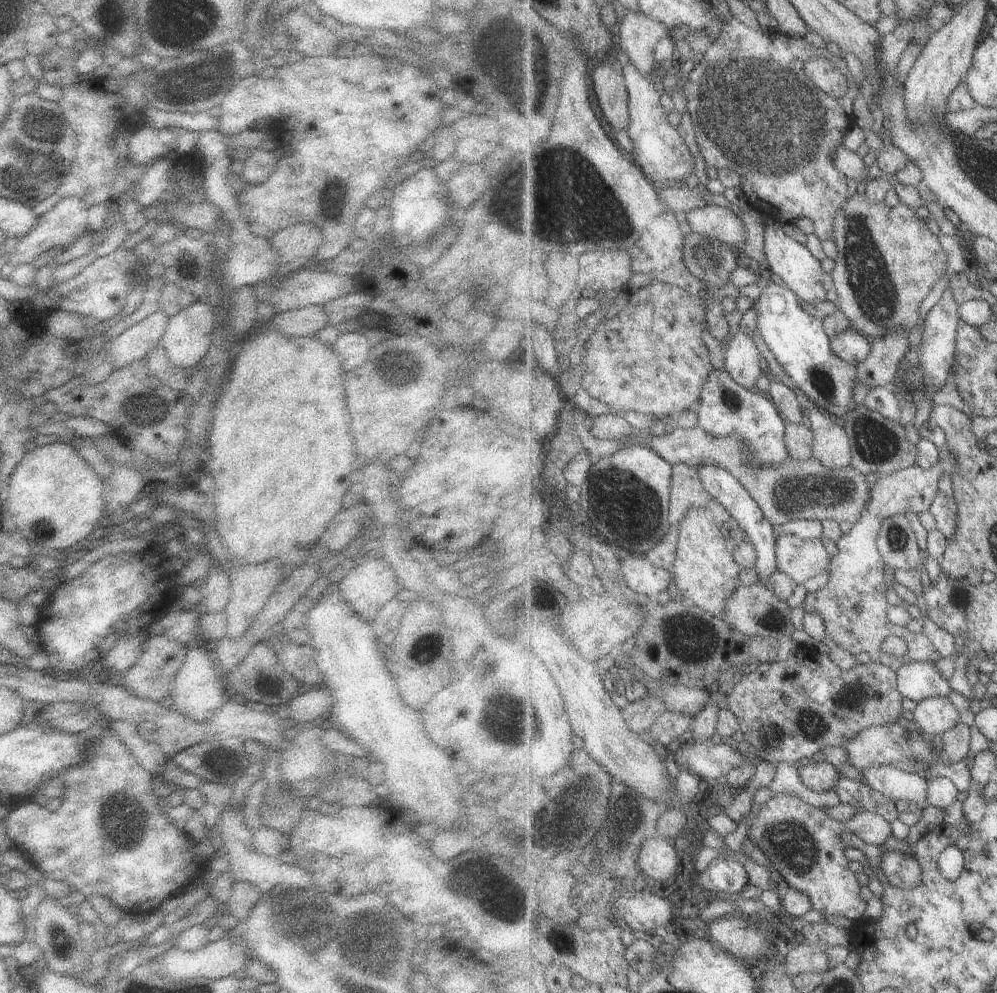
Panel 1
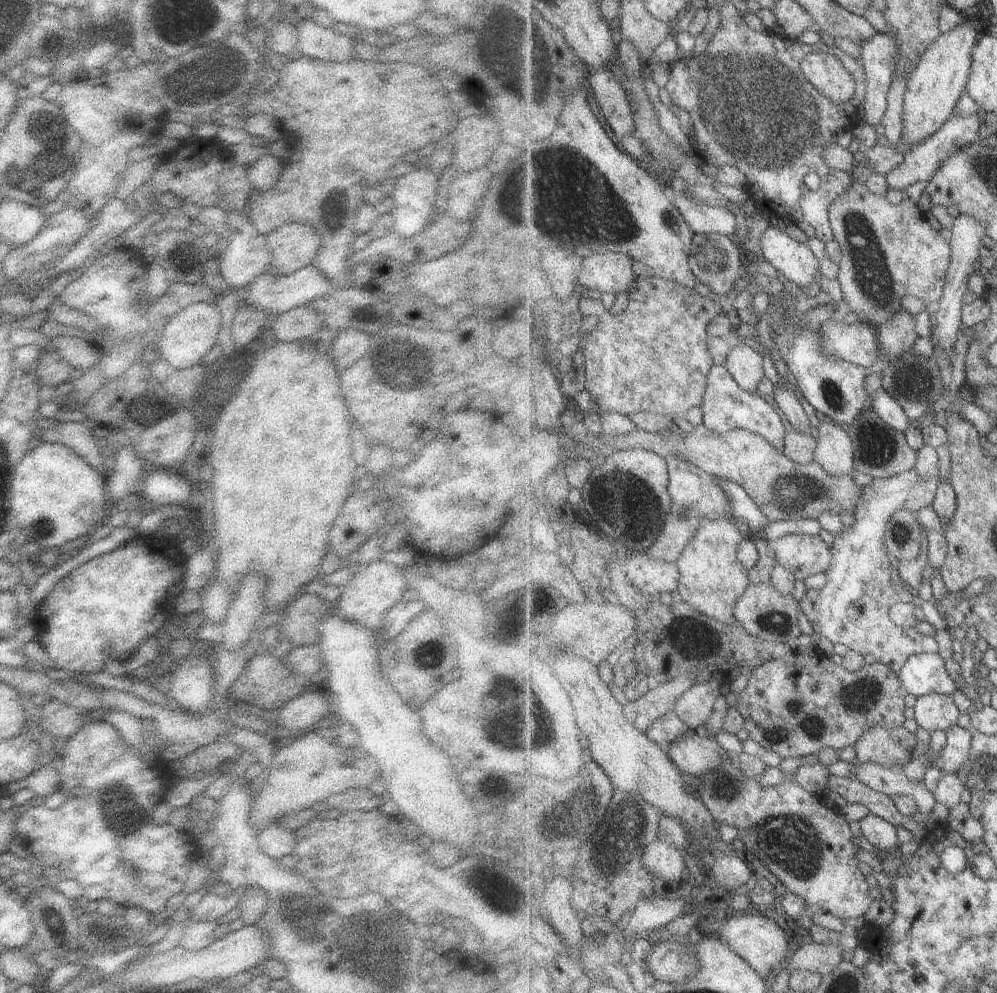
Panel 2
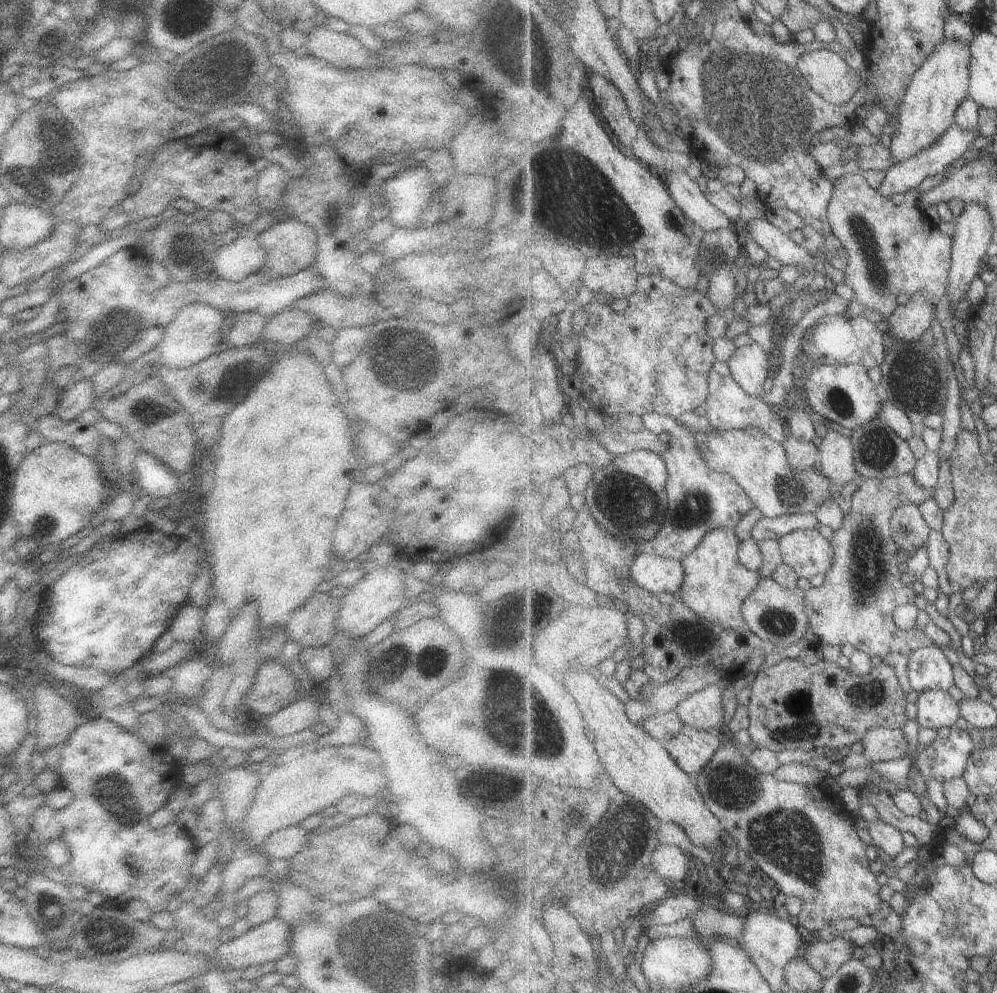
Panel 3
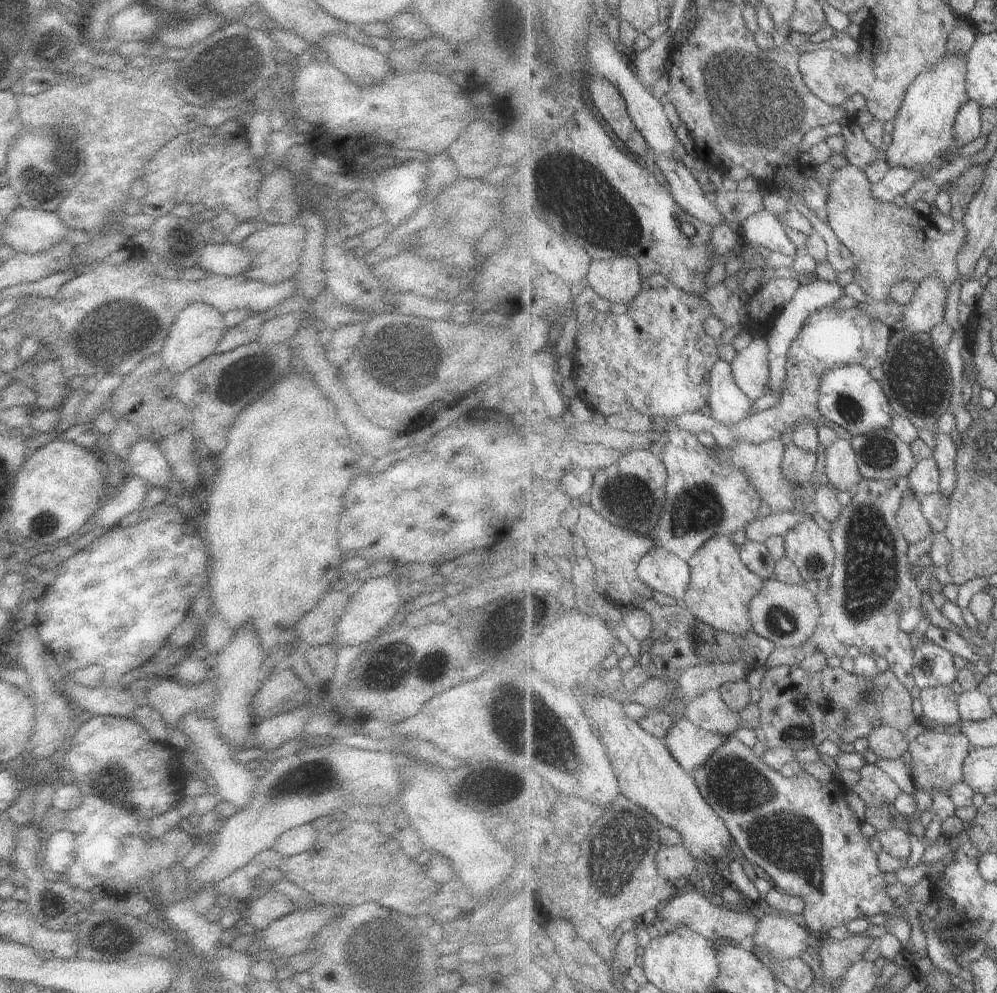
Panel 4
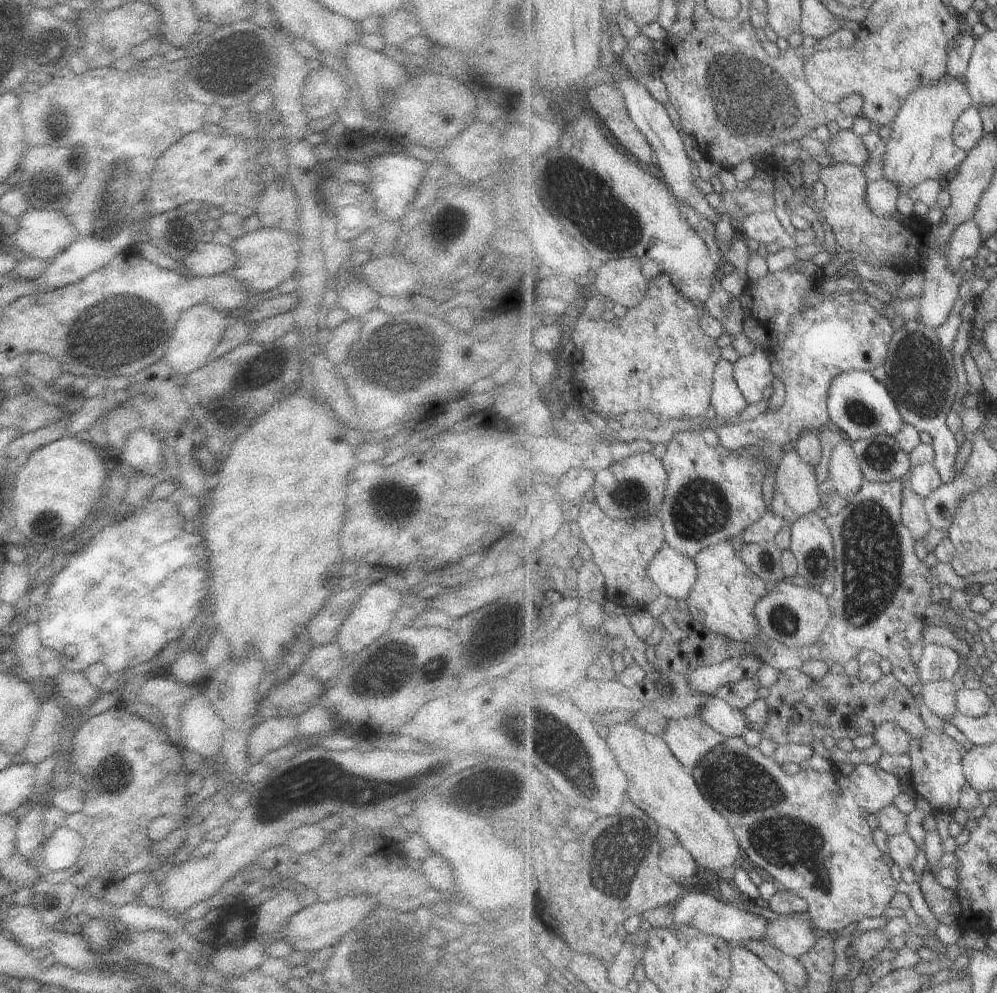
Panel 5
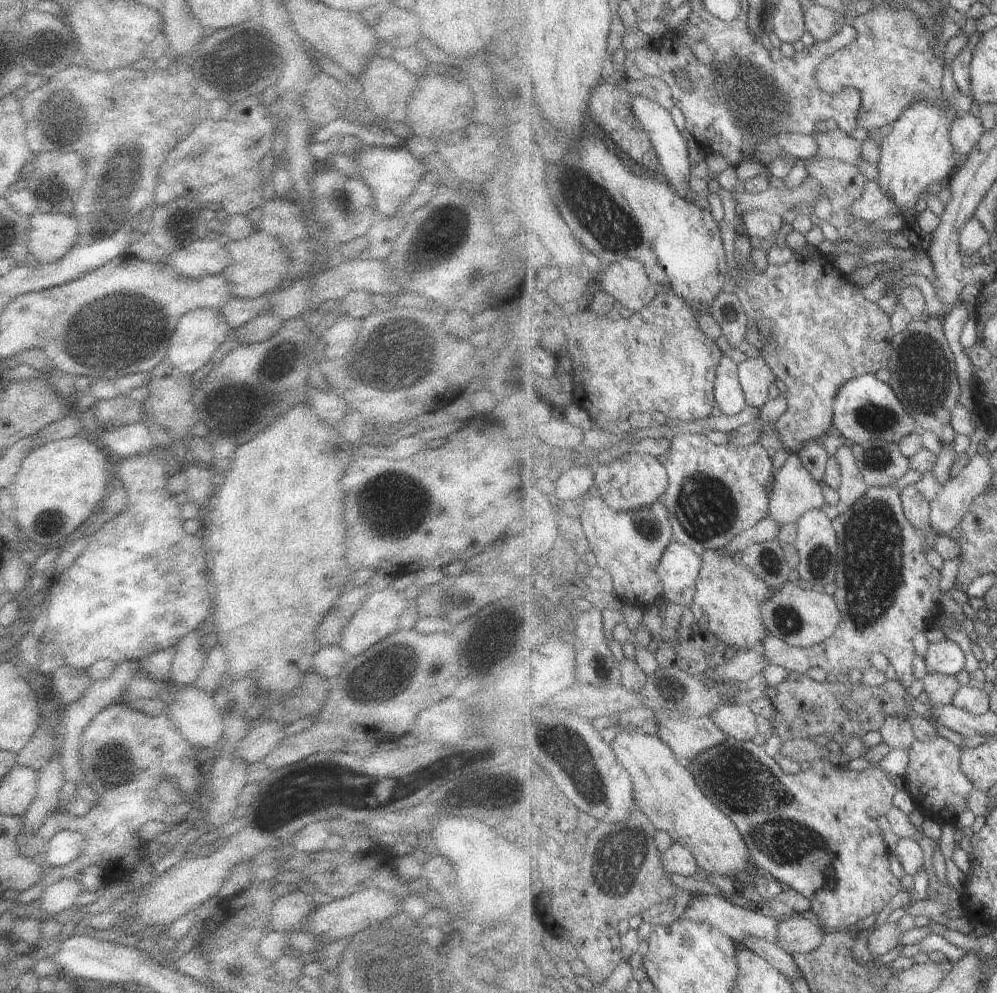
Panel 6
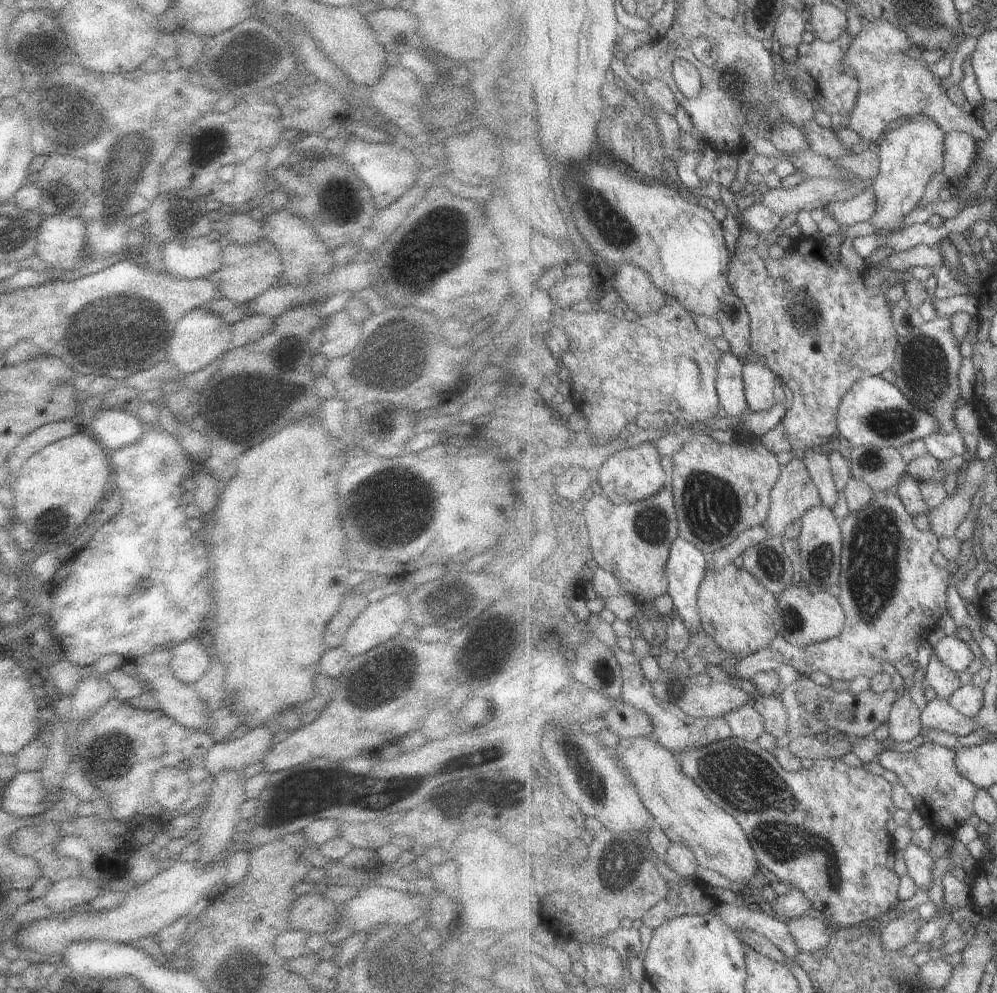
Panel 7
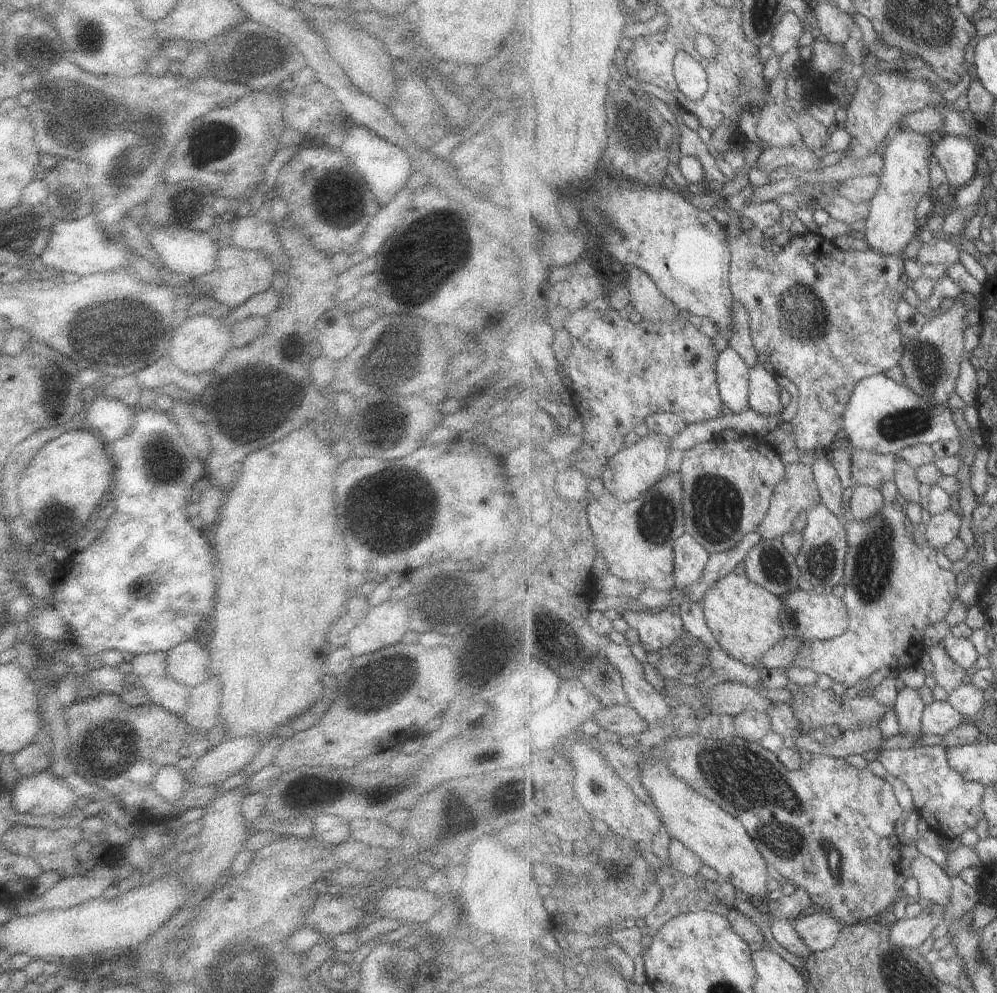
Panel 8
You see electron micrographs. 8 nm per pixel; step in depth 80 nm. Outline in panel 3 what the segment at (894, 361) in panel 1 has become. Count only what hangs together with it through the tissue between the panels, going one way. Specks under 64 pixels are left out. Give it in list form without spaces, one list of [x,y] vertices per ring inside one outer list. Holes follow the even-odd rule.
[[[923,293],[911,296],[907,303],[897,307],[896,311],[886,318],[886,334],[898,341],[921,339],[935,320],[935,304]]]

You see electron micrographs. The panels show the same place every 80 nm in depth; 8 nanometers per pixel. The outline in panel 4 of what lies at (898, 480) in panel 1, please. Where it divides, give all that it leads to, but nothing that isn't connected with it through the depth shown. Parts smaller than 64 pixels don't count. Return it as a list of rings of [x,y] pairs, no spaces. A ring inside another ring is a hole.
[[[909,477],[891,480],[863,479],[854,489],[850,503],[843,508],[838,519],[831,524],[830,536],[836,549],[836,562],[831,575],[831,586],[827,592],[819,590],[817,600],[822,608],[822,615],[811,640],[808,642],[809,653],[822,652],[825,656],[843,657],[847,648],[856,646],[860,653],[874,659],[884,657],[889,668],[897,678],[910,690],[916,686],[913,674],[916,649],[911,644],[911,635],[900,627],[900,614],[911,607],[921,607],[923,590],[919,588],[915,574],[919,571],[907,558],[910,542],[904,537],[898,520],[898,510],[903,503],[905,493],[913,493],[909,486]]]

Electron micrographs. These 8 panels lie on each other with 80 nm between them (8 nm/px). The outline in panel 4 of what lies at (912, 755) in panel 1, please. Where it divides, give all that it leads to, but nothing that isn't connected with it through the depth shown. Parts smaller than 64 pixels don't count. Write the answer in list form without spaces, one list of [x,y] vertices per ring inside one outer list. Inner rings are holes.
[[[881,725],[867,737],[870,749],[878,758],[898,759],[910,750],[910,742],[905,739],[903,733],[891,725]]]

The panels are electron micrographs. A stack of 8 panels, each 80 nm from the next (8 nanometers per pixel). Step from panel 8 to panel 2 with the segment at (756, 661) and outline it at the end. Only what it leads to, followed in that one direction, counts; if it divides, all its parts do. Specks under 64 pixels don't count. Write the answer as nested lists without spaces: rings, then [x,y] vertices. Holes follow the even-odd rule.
[[[729,516],[718,520],[704,519],[694,540],[676,562],[681,574],[678,587],[681,599],[694,610],[727,625],[738,623],[737,602],[752,584],[749,570],[738,560],[738,548],[744,540],[735,520]]]

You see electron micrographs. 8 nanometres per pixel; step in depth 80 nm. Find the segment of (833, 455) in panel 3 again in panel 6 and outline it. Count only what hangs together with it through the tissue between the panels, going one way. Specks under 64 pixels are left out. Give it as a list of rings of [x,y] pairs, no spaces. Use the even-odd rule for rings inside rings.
[[[843,445],[834,454],[841,474],[841,482],[837,491],[844,508],[851,508],[869,490],[869,485],[857,466],[852,447]]]

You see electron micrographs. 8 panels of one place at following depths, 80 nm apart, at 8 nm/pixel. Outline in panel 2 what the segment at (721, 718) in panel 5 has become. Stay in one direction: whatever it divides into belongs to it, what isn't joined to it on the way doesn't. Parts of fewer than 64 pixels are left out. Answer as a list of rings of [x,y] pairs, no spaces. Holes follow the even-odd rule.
[[[705,681],[689,688],[675,704],[674,712],[689,724],[692,730],[700,729],[711,718],[715,700],[724,694],[721,682]]]

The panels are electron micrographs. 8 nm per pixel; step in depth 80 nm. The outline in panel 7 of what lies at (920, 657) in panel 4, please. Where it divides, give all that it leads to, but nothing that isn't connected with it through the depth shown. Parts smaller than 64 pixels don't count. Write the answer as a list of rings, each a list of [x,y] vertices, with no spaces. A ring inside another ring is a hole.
[[[946,636],[934,643],[934,657],[955,672],[963,672],[975,660],[975,654],[969,646],[969,641],[963,641],[955,636]]]

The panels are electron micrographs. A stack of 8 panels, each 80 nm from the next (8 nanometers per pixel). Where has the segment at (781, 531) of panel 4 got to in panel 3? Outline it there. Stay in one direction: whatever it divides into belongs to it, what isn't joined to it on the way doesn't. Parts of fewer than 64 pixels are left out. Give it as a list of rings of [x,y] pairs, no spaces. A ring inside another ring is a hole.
[[[799,513],[780,517],[761,517],[751,530],[751,538],[759,540],[780,539],[796,530],[817,529],[820,525],[815,513]]]

